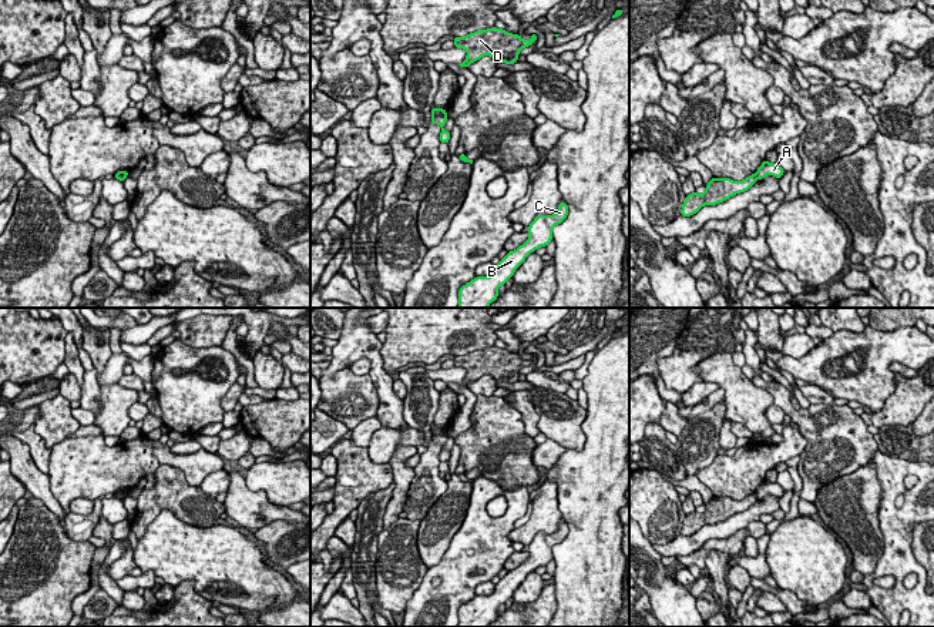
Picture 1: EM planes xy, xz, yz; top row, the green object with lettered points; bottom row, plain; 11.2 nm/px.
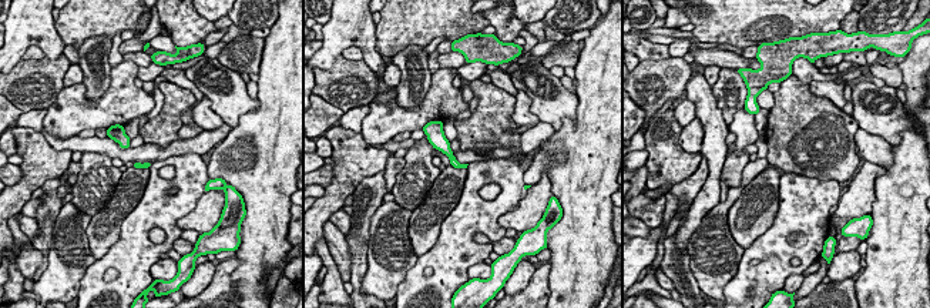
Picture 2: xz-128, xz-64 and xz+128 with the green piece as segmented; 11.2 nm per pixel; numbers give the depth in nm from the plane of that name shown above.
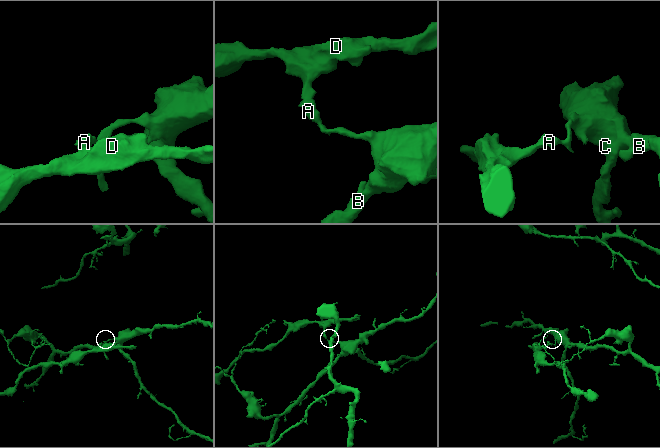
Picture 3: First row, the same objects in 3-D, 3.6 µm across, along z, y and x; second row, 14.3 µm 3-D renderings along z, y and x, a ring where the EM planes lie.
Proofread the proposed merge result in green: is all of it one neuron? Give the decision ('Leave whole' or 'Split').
Split

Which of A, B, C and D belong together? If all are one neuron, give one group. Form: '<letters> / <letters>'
A B C / D

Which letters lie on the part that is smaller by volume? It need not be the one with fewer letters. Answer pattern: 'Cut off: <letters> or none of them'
Cut off: D

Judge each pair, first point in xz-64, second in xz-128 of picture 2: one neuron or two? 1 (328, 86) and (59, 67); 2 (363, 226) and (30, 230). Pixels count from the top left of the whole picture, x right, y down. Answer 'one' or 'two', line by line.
1: one
2: two

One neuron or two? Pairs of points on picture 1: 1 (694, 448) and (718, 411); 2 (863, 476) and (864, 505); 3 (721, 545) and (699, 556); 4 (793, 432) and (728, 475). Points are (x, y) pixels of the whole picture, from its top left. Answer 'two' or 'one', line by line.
1: one
2: one
3: one
4: one

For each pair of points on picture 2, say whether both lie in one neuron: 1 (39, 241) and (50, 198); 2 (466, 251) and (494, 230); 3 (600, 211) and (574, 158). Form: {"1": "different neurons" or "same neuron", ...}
{"1": "same neuron", "2": "same neuron", "3": "same neuron"}

